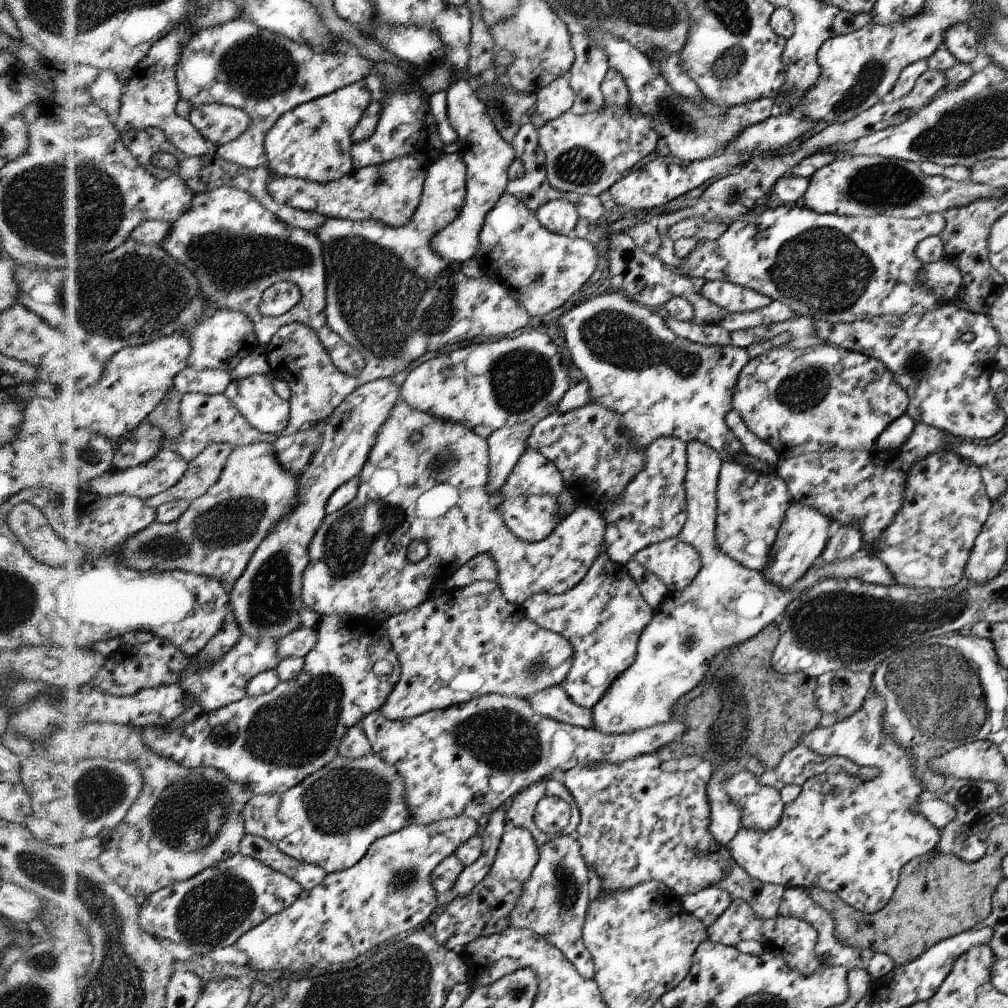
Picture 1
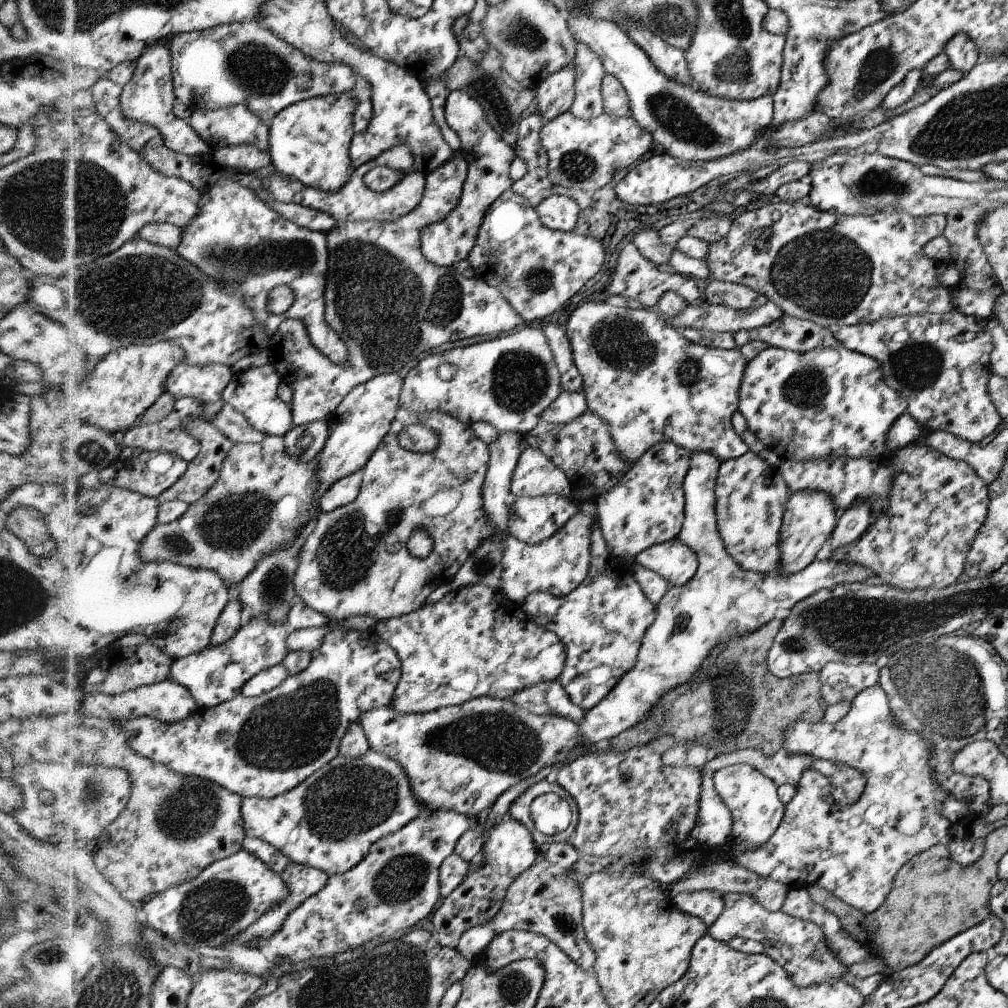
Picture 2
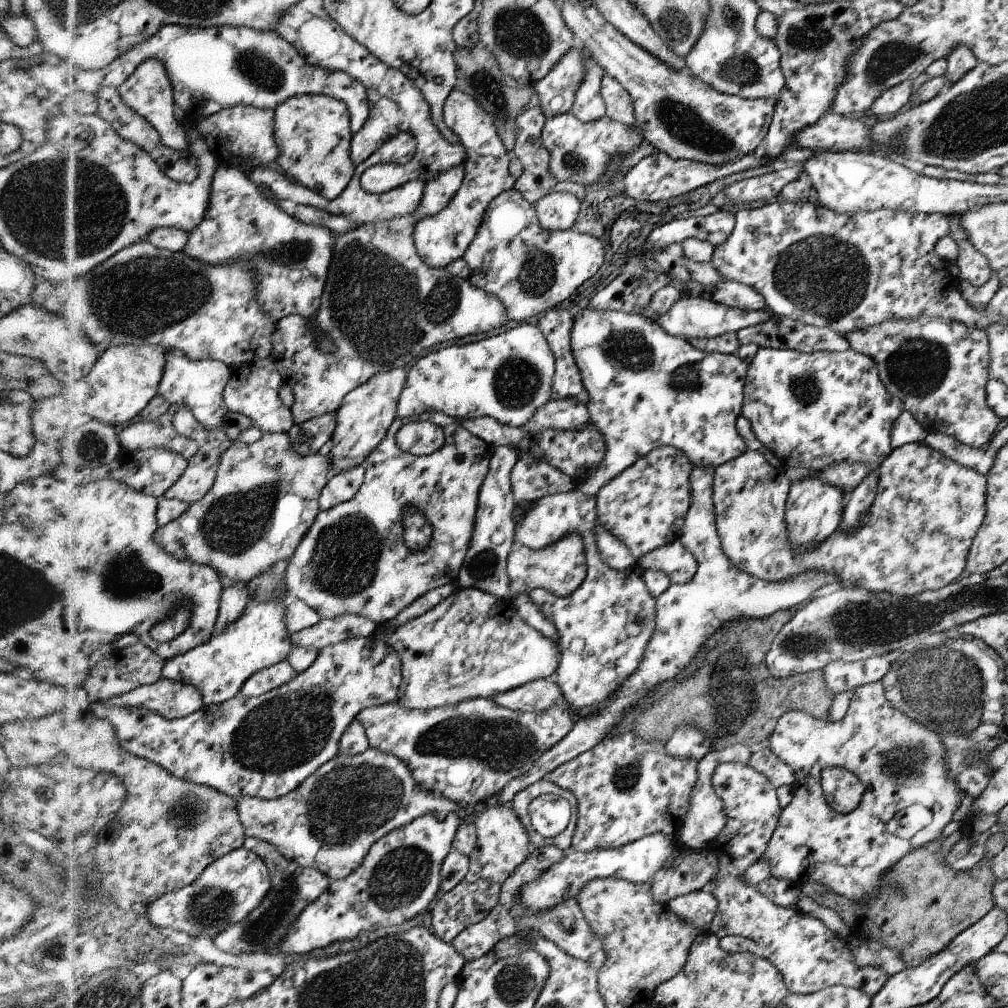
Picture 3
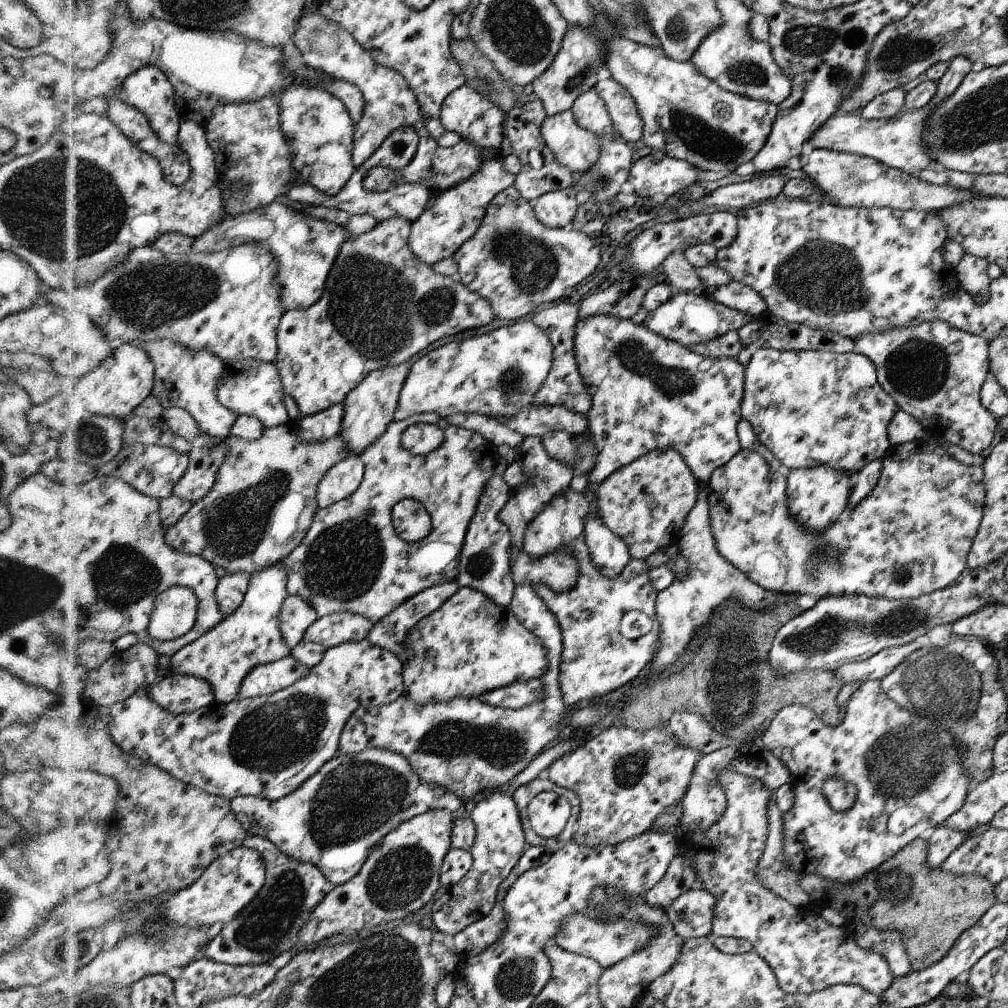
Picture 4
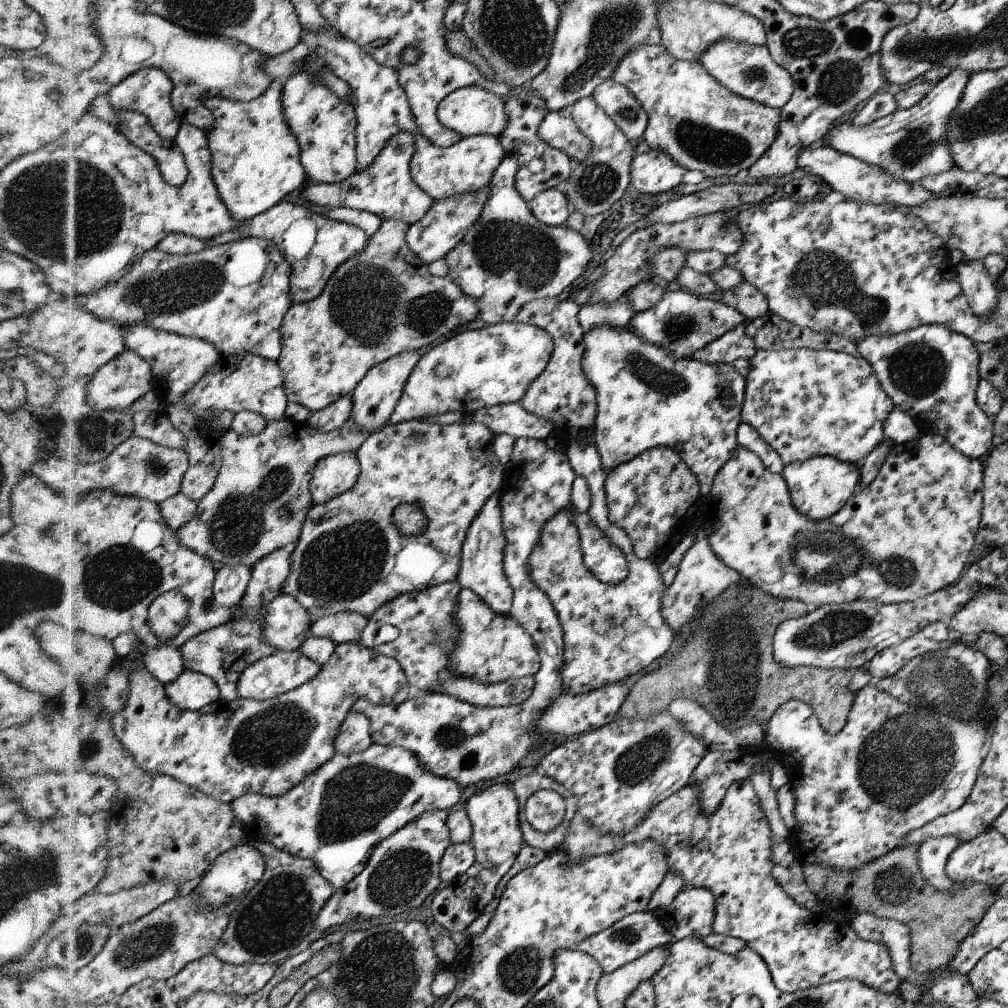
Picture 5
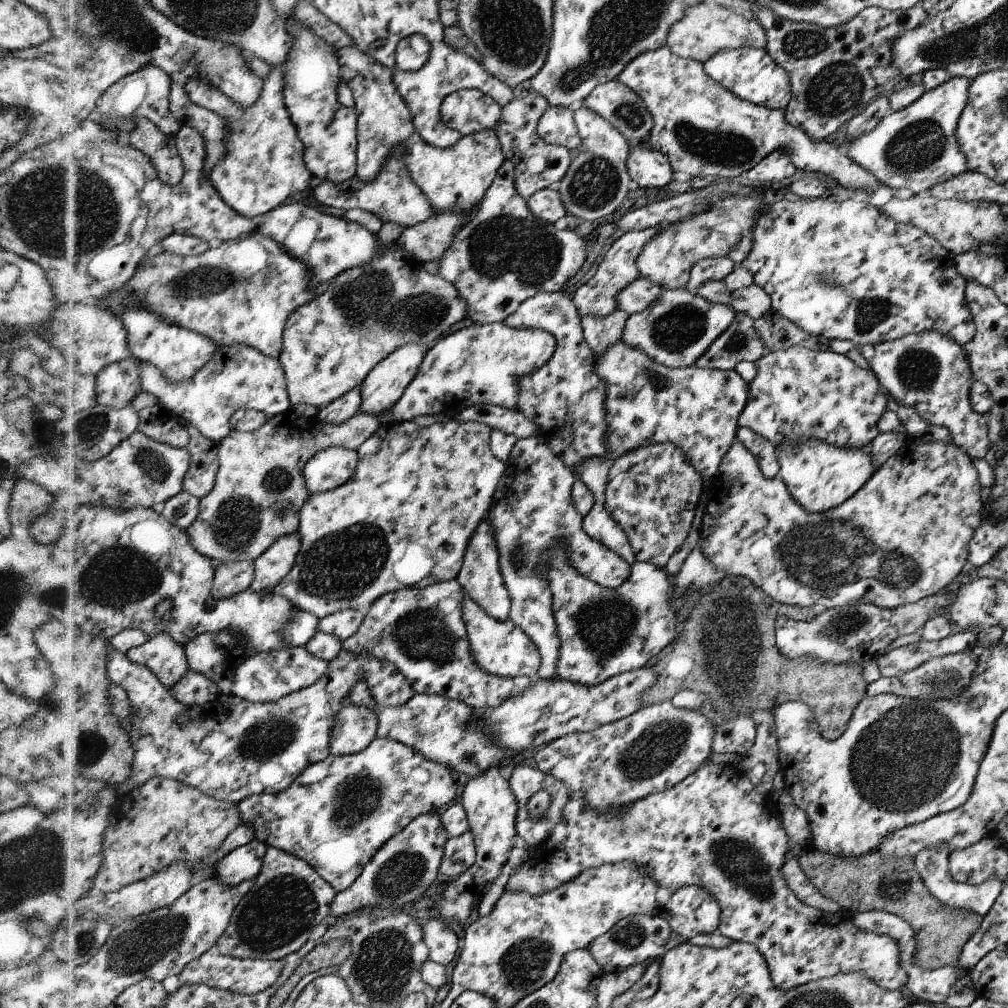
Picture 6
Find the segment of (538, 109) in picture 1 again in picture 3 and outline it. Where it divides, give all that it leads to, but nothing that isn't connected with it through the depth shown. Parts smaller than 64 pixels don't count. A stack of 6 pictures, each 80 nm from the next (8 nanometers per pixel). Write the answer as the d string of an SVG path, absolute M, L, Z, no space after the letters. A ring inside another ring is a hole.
M578 43L576 45L553 70L531 85L537 106L546 119L567 113L575 100L576 90L584 76L585 56L585 51Z

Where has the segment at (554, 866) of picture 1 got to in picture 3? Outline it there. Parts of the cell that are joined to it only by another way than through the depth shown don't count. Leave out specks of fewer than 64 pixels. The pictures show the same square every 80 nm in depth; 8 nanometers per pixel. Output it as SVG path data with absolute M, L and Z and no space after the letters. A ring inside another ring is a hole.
M553 845L530 848L529 858L505 881L503 889L501 889L499 902L492 912L483 921L469 925L459 936L450 942L450 945L464 957L465 962L471 962L488 953L495 946L496 942L503 937L515 935L518 931L531 930L533 936L541 935L543 938L549 939L551 942L556 943L562 951L565 951L565 954L572 955L573 958L594 964L597 968L604 963L606 954L604 953L600 937L596 937L592 933L584 919L580 906L573 897L565 897L564 901L561 901L557 906L542 911L526 909L524 904L518 901L521 889L525 885L536 881L537 877L545 873L563 857L564 849Z

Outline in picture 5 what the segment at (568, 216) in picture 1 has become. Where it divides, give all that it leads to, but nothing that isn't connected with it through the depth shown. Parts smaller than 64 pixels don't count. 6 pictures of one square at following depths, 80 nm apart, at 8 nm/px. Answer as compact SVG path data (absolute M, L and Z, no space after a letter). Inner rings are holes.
M560 188L547 189L534 196L529 207L539 222L552 227L563 226L571 210L566 194Z

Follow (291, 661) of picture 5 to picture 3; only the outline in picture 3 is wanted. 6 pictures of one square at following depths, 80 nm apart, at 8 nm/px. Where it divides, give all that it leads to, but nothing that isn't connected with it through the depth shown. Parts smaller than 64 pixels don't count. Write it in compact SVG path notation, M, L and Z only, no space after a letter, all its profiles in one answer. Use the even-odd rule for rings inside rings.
M288 660L283 661L279 664L264 668L259 673L255 673L245 682L241 693L246 697L258 697L291 682L291 679L298 674Z

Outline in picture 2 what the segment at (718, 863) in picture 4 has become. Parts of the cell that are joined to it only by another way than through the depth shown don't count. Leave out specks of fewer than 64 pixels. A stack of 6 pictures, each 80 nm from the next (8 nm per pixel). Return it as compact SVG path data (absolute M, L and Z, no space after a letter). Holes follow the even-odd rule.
M748 764L729 765L717 769L712 776L713 793L719 796L732 816L729 844L733 851L756 849L776 832L783 820L784 803L776 794L776 783ZM724 893L722 896L723 910L713 924L707 926L707 934L719 942L727 943L735 937L751 939L763 945L763 953L780 963L787 971L789 978L797 987L821 984L843 977L861 995L871 995L883 980L883 973L867 978L848 976L848 967L840 962L828 949L827 940L823 938L822 930L811 921L804 921L788 915L779 909L771 912L763 908L763 904L751 895L743 893Z

